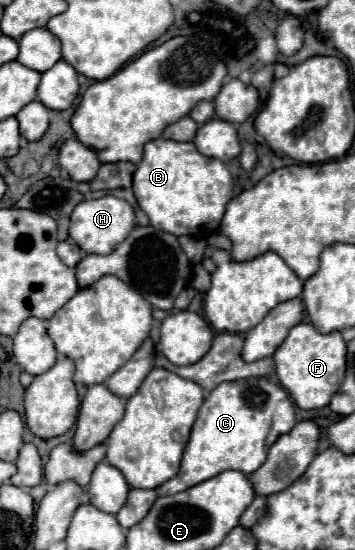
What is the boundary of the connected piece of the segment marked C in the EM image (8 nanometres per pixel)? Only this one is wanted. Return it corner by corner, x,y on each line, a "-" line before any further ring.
252,377
240,381
220,383
204,399
198,419
192,427
190,441
184,449
180,471
174,479
166,481
156,489
158,497
186,491
188,487
202,483
226,469
242,471
244,475
254,473
266,459
268,447
296,423
294,405
282,385
266,379

